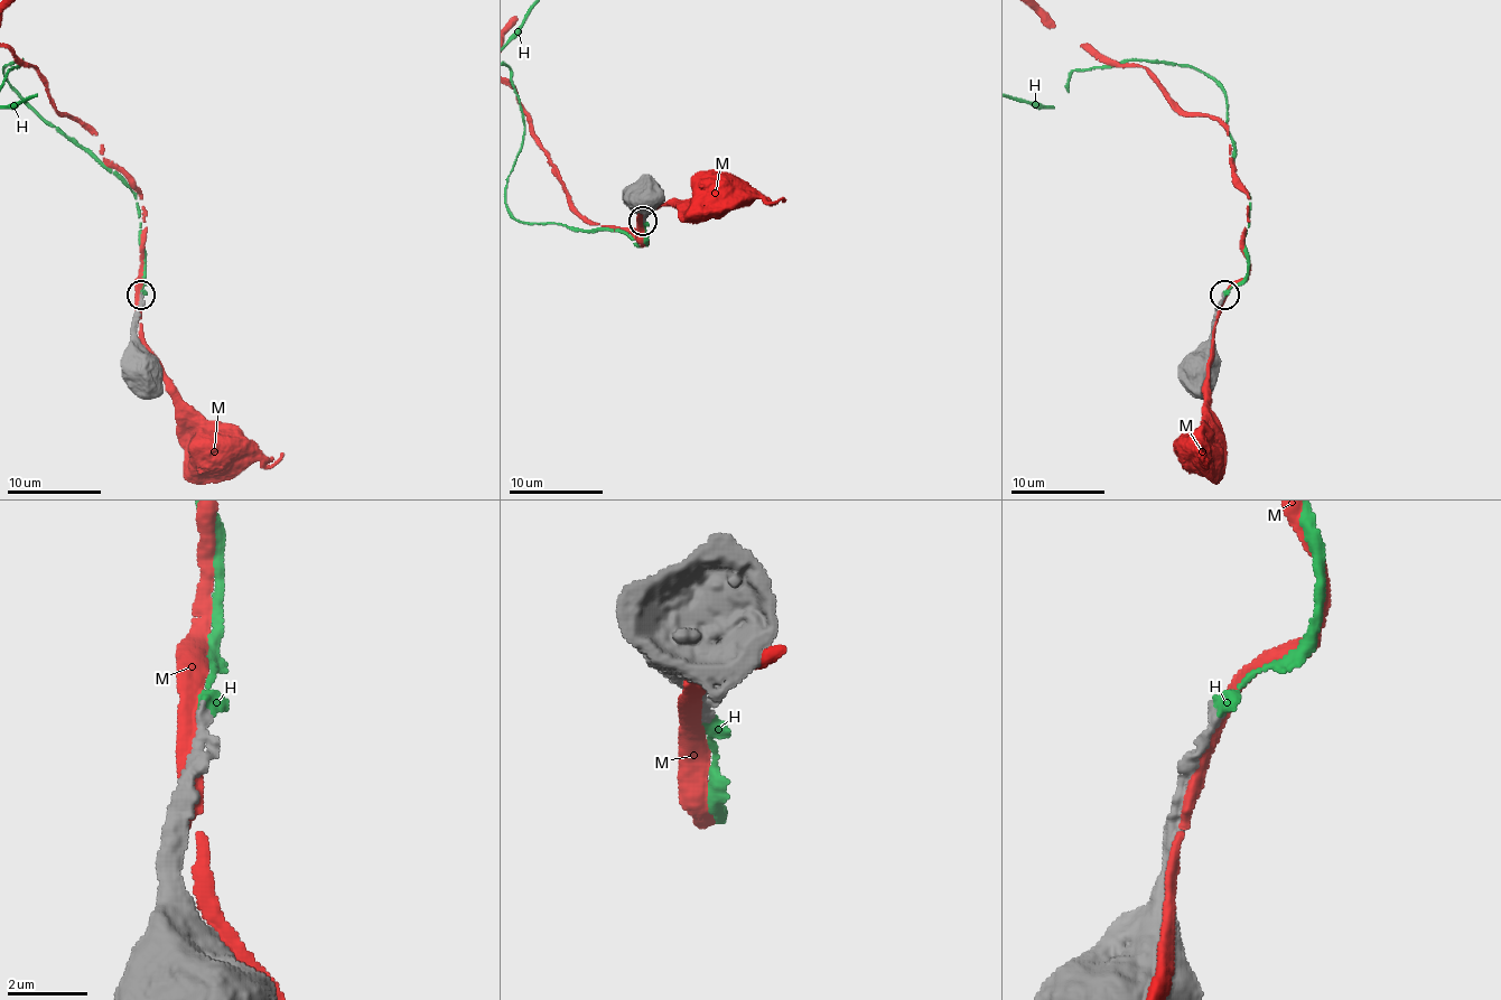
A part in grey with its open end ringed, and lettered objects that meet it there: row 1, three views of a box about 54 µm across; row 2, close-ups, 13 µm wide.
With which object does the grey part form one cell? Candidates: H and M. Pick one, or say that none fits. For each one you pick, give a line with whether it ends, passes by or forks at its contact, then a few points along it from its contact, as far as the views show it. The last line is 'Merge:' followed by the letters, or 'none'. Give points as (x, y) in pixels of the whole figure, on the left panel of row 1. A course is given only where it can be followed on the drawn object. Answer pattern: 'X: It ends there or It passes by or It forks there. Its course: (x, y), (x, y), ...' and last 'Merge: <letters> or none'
H: It ends there
Merge: H

